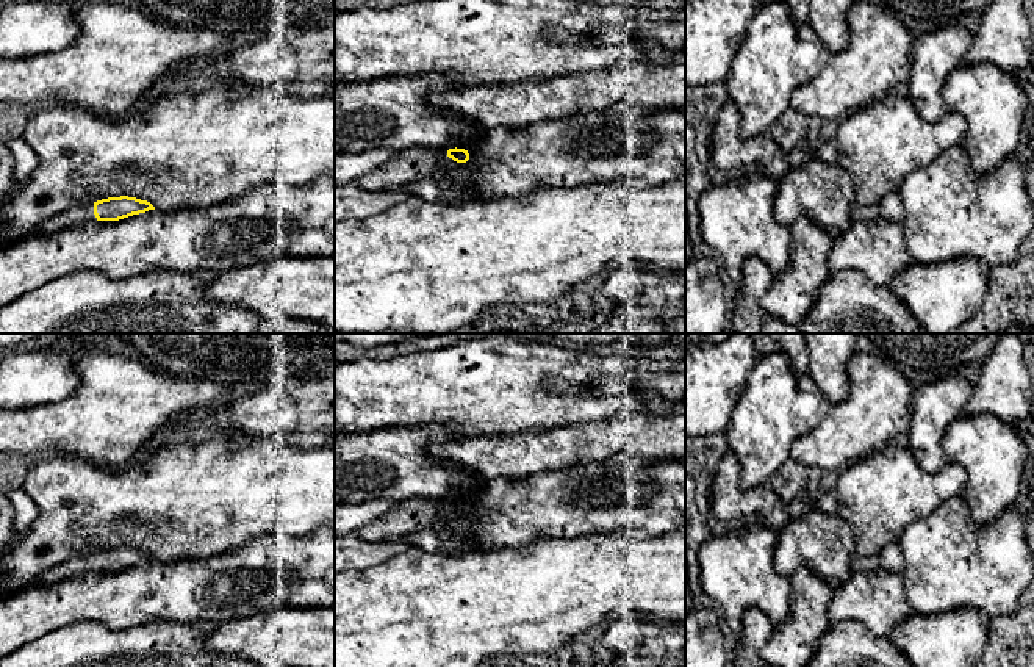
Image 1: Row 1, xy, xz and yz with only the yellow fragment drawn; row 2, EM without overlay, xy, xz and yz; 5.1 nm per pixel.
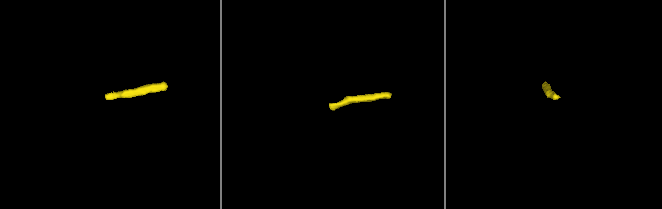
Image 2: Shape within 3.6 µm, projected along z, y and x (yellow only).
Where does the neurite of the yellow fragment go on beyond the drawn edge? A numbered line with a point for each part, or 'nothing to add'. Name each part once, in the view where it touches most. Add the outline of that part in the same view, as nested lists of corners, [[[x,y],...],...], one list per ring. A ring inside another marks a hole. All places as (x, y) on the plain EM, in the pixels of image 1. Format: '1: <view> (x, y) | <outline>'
1: xy (78, 564) | [[[94,553],[70,556],[66,562],[44,570],[38,576],[38,581],[42,584],[56,584],[66,578],[74,578],[88,571],[97,571],[94,565]]]

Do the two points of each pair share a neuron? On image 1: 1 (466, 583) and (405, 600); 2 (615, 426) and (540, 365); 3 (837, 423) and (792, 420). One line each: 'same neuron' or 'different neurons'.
1: same neuron
2: different neurons
3: different neurons

